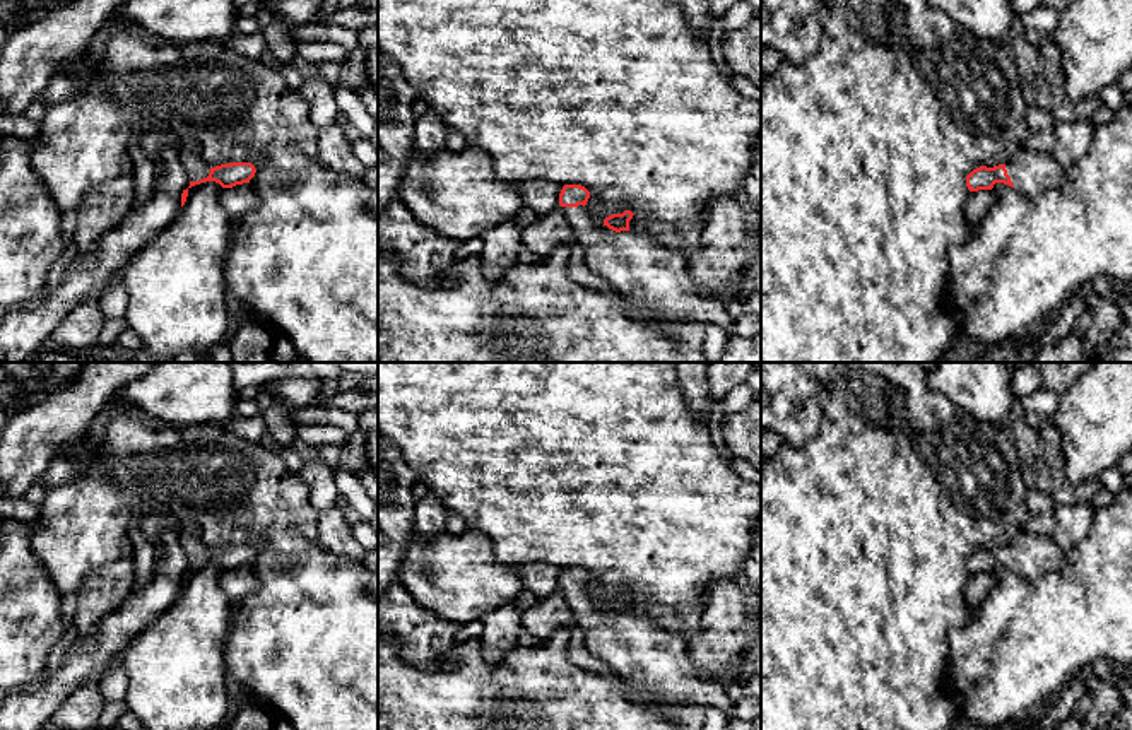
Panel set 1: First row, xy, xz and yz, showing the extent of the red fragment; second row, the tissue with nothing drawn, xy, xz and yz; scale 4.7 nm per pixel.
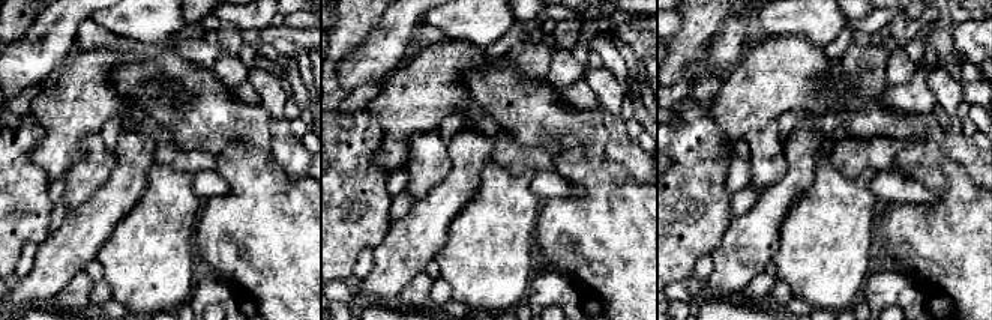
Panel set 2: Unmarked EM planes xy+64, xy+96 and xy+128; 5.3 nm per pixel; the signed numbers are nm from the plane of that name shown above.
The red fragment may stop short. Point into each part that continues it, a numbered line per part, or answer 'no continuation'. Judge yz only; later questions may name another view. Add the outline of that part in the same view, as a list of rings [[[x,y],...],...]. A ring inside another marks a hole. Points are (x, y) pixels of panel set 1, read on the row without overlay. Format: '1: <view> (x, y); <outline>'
1: yz (1030, 554); [[[1019,532],[1007,545],[1007,557],[1021,576],[1036,576],[1065,564],[1065,552],[1052,535]]]

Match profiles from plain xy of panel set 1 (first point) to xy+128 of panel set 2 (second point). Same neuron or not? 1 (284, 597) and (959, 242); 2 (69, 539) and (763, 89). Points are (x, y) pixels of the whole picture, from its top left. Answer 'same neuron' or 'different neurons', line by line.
1: same neuron
2: same neuron

